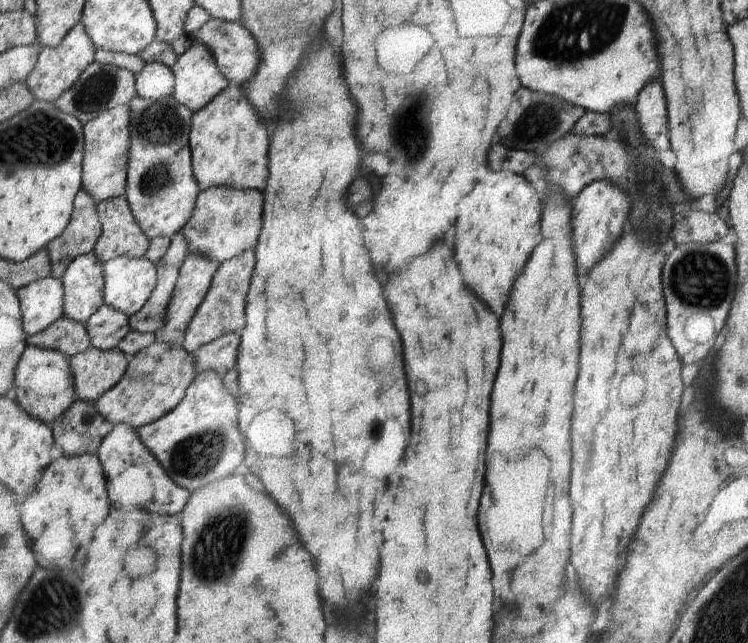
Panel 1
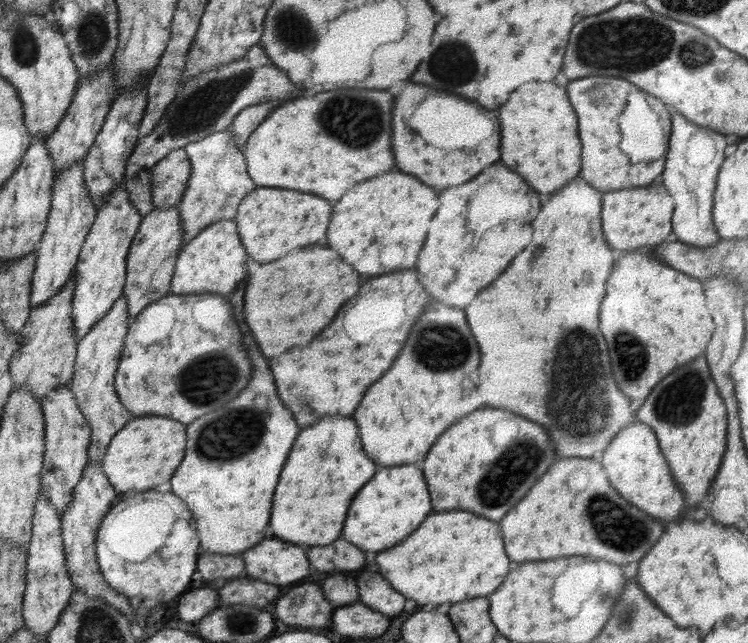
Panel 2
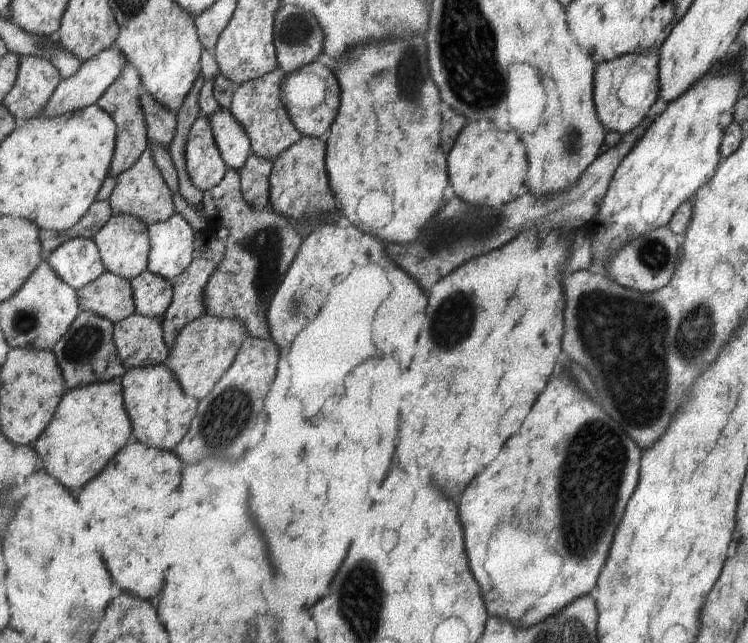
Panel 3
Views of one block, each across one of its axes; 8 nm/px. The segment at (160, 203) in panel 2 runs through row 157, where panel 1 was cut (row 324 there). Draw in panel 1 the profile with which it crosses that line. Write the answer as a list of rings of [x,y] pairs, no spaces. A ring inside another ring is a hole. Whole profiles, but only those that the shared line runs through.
[[[190,254],[183,263],[178,285],[175,288],[174,297],[171,300],[169,312],[167,312],[167,322],[161,330],[155,332],[159,341],[170,344],[171,346],[182,346],[186,341],[187,330],[190,329],[191,321],[194,320],[195,313],[206,300],[207,293],[210,292],[215,274],[218,273],[220,264],[201,256],[201,254]]]

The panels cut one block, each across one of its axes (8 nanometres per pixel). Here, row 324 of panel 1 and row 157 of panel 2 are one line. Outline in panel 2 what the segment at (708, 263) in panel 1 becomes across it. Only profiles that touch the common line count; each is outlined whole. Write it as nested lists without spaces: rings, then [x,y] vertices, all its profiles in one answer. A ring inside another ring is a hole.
[[[675,112],[671,116],[671,136],[669,136],[667,158],[665,158],[665,168],[663,168],[661,176],[663,176],[663,186],[674,202],[670,227],[672,228],[671,232],[675,234],[676,240],[695,248],[709,248],[720,240],[713,226],[710,210],[713,206],[712,196],[716,174],[725,158],[726,150],[723,150],[723,148],[726,146],[726,137],[723,134],[717,134],[717,132],[705,130],[707,136],[715,142],[715,160],[701,166],[701,168],[695,168],[695,166],[689,166],[685,156],[683,156],[683,150],[685,150],[689,138],[691,138],[691,132],[695,132],[695,130],[697,130],[697,124],[687,122],[679,113]]]

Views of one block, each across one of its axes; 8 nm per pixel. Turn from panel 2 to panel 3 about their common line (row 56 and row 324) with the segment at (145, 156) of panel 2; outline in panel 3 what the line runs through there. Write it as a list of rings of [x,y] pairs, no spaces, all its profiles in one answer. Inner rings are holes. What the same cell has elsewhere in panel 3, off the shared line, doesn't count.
[[[229,168],[223,182],[204,194],[202,206],[204,214],[209,220],[215,220],[221,227],[228,229],[223,260],[218,264],[218,269],[211,275],[204,290],[205,315],[212,315],[220,319],[237,319],[242,321],[249,334],[265,340],[273,340],[270,324],[268,323],[268,311],[275,293],[283,284],[283,279],[289,272],[291,265],[294,264],[295,257],[298,256],[305,237],[300,235],[298,225],[285,215],[279,214],[271,206],[263,210],[252,207],[244,197],[240,172],[235,169]]]

